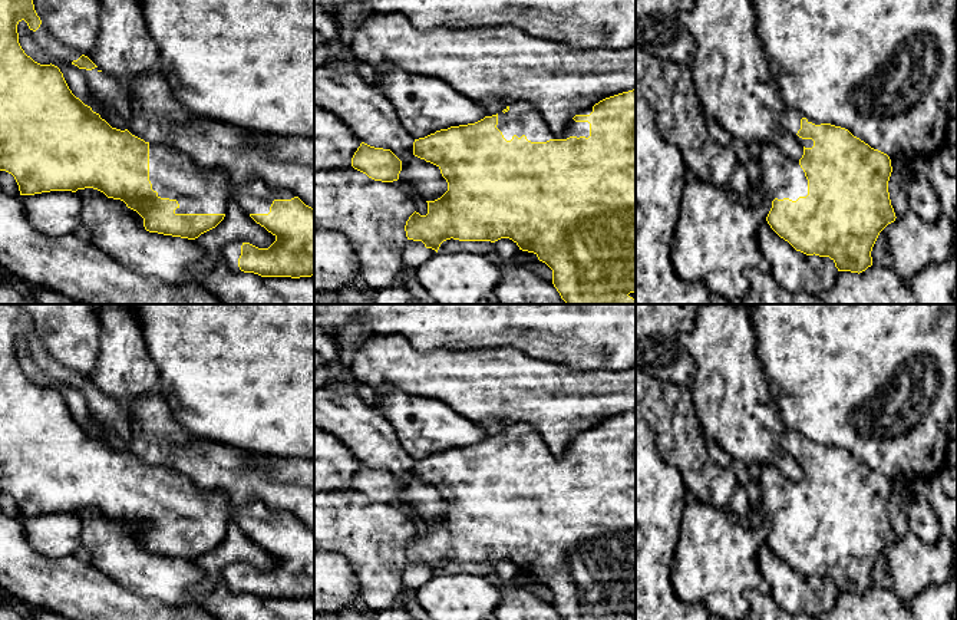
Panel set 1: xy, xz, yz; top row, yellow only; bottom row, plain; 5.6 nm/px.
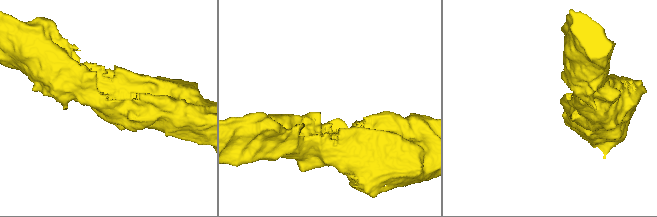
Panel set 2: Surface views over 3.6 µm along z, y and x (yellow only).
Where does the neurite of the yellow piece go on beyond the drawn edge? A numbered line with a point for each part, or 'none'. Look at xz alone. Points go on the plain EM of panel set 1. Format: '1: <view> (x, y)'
1: xz (522, 439)

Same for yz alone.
1: yz (791, 441)

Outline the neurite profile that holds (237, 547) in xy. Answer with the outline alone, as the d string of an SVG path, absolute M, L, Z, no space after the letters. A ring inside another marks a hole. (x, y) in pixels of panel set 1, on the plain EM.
M230 522L224 541L194 563L207 574L197 591L208 593L224 581L222 571L228 564L244 563L258 570L268 570L275 563L275 557L257 545L235 522Z

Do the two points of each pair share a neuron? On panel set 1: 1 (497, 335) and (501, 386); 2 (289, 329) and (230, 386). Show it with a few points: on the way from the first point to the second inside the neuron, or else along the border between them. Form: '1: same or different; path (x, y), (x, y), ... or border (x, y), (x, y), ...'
1: different; border (465, 349), (518, 348), (530, 356)
2: same; path (274, 342), (244, 372)

